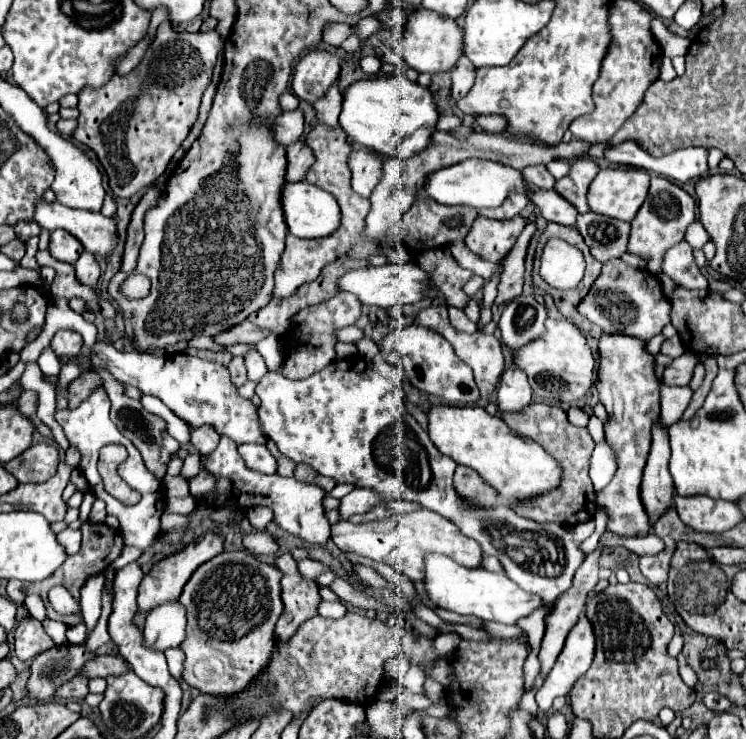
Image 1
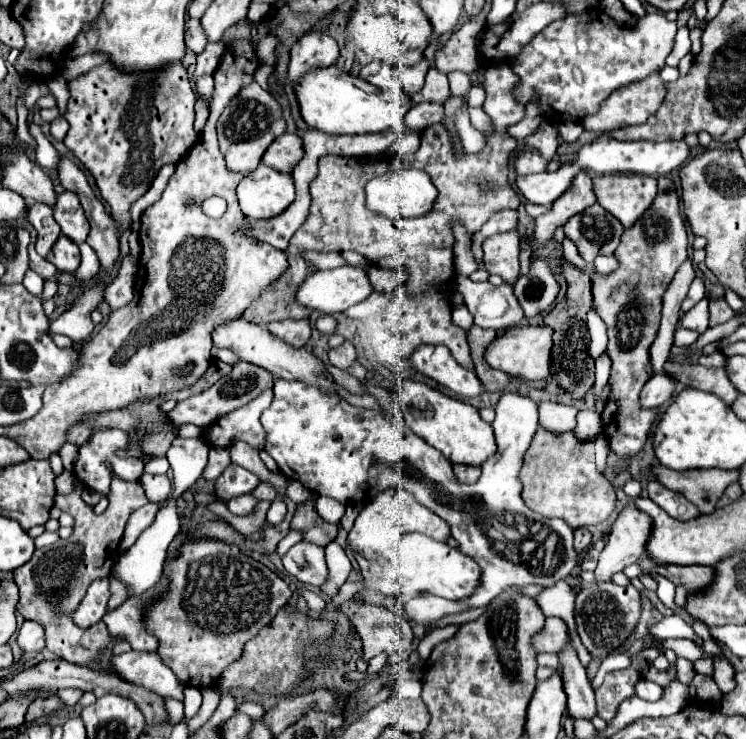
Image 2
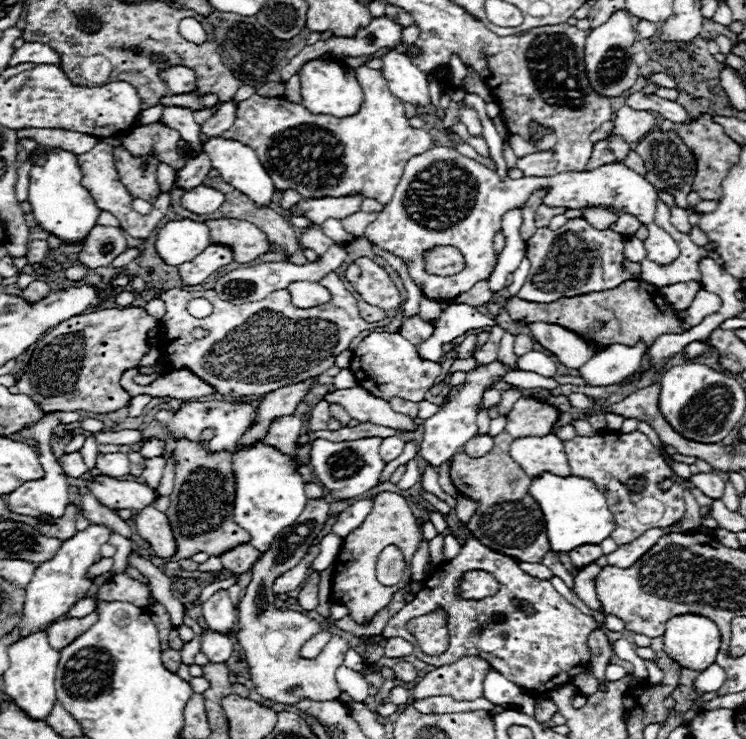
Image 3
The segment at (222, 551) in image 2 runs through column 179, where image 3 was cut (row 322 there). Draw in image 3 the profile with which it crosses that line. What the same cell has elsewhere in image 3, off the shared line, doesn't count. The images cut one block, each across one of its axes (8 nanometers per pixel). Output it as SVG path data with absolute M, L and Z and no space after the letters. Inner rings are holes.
M626 280L620 286L604 292L590 292L574 298L560 298L556 302L548 304L536 304L528 300L520 300L518 296L512 296L506 302L506 310L512 320L526 318L528 322L544 320L552 324L562 324L564 328L570 328L578 332L584 338L594 338L598 342L598 348L606 348L610 344L626 344L632 346L638 340L644 340L648 346L662 336L662 334L674 334L684 332L680 328L680 320L672 310L666 310L664 298L658 288L652 288L652 284L644 280Z

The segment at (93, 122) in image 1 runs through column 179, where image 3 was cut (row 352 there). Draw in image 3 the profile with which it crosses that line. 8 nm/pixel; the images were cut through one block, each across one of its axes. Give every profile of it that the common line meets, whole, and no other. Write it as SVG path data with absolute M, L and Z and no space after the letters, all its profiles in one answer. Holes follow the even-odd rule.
M126 306L126 308L104 308L90 314L80 314L70 320L60 322L48 334L44 334L32 352L28 362L28 370L24 370L22 378L10 386L12 394L26 394L36 400L46 412L68 412L68 410L86 410L96 414L116 412L130 404L128 392L120 388L120 376L128 368L138 368L140 360L148 354L148 332L160 324L158 318L150 316L142 306Z

